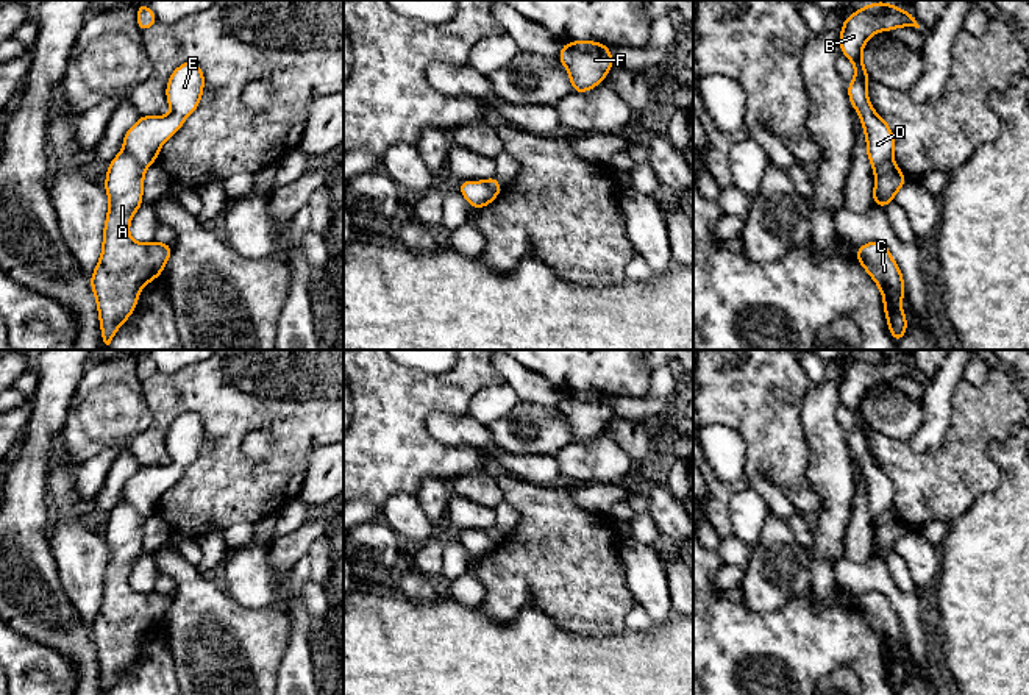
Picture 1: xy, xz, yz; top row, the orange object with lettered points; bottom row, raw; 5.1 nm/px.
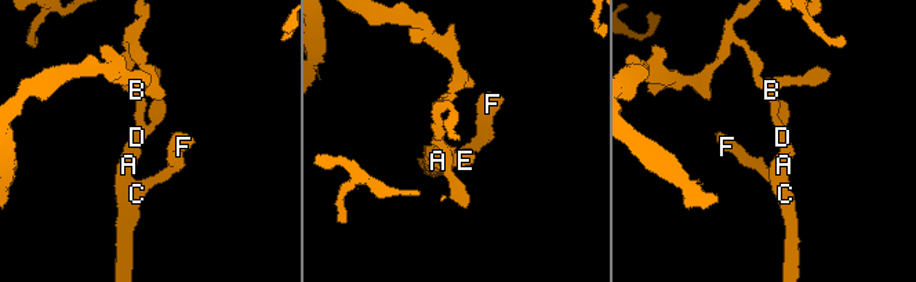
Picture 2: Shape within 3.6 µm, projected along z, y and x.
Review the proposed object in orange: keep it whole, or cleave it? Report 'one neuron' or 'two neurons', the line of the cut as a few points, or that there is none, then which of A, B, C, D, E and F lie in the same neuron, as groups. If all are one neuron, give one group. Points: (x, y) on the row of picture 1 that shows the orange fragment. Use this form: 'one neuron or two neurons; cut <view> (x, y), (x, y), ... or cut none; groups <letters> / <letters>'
two neurons; cut xy (124, 149), (145, 167); groups A C F / B D E

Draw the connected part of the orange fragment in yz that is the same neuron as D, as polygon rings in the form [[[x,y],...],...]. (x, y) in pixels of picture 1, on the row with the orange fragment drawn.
[[[876,2],[848,16],[840,33],[842,55],[853,62],[856,70],[854,80],[848,84],[848,97],[851,106],[860,114],[867,137],[867,153],[873,169],[893,158],[895,137],[887,120],[876,114],[867,97],[870,78],[862,59],[862,47],[876,31],[892,31],[898,27],[920,28],[912,12],[903,11],[895,5]]]

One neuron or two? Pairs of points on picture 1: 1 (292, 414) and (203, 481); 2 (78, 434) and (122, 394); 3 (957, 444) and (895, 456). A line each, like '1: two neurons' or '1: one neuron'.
1: one neuron
2: one neuron
3: one neuron

